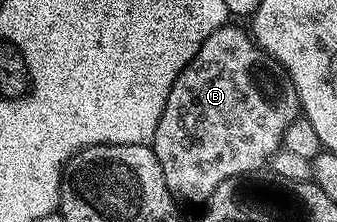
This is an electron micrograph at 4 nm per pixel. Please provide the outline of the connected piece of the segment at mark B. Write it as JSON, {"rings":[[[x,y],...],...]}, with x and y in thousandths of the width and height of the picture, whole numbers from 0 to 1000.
{"rings":[[[671,104],[599,194],[579,248],[579,266],[567,266],[555,284],[555,302],[543,302],[543,320],[519,356],[519,374],[507,392],[507,428],[496,428],[496,482],[484,482],[484,518],[472,518],[472,572],[460,572],[448,667],[460,716],[472,716],[472,752],[484,752],[484,806],[496,824],[501,856],[510,860],[516,892],[534,896],[540,910],[549,901],[608,914],[632,883],[635,860],[650,842],[650,824],[724,779],[766,775],[783,748],[774,739],[783,725],[789,739],[810,694],[837,667],[834,631],[840,608],[852,590],[852,572],[864,572],[864,554],[884,518],[887,459],[881,450],[881,410],[855,329],[825,293],[816,261],[795,252],[786,225],[766,207],[763,189],[730,135],[724,149],[721,135],[700,131],[691,104]]]}

